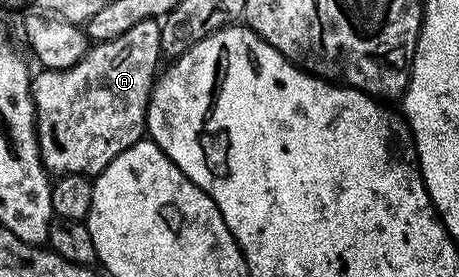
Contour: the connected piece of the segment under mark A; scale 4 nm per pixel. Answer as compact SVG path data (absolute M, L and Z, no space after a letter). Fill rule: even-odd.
M147 18L134 24L134 28L126 28L126 32L122 32L122 36L114 36L114 40L89 45L78 64L65 70L41 69L40 75L32 78L36 139L40 145L40 159L49 175L101 174L110 160L145 137L148 97L152 94L152 83L158 77L156 65L160 61L160 22L155 18Z

